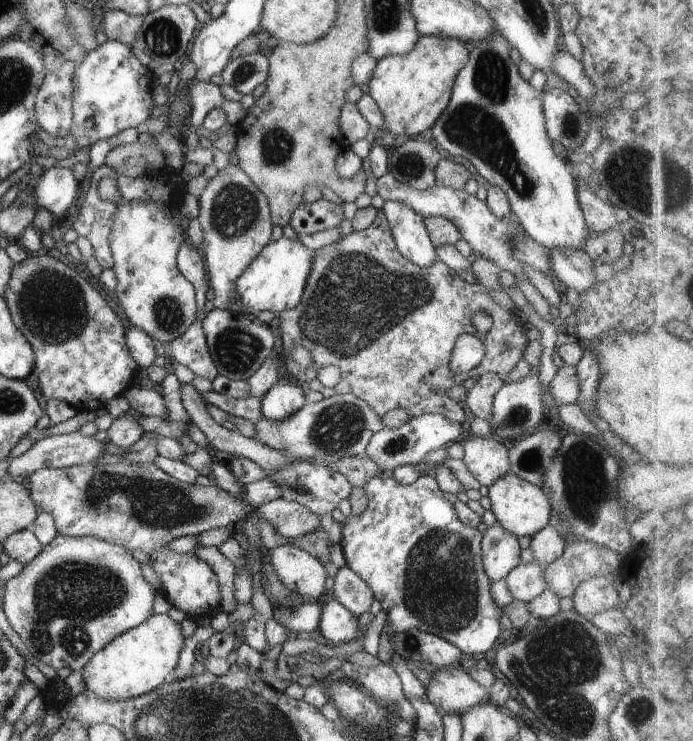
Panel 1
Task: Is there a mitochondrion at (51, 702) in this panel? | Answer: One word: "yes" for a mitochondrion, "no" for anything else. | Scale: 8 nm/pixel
no

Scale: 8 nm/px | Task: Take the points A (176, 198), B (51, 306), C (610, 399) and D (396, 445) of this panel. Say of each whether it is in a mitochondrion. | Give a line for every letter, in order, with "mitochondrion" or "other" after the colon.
A: other
B: mitochondrion
C: other
D: mitochondrion

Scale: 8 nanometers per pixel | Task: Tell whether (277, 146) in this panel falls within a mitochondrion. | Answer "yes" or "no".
yes

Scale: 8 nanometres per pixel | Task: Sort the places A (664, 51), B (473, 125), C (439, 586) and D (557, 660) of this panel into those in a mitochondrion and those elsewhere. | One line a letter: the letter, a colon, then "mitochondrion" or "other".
A: mitochondrion
B: mitochondrion
C: mitochondrion
D: mitochondrion

